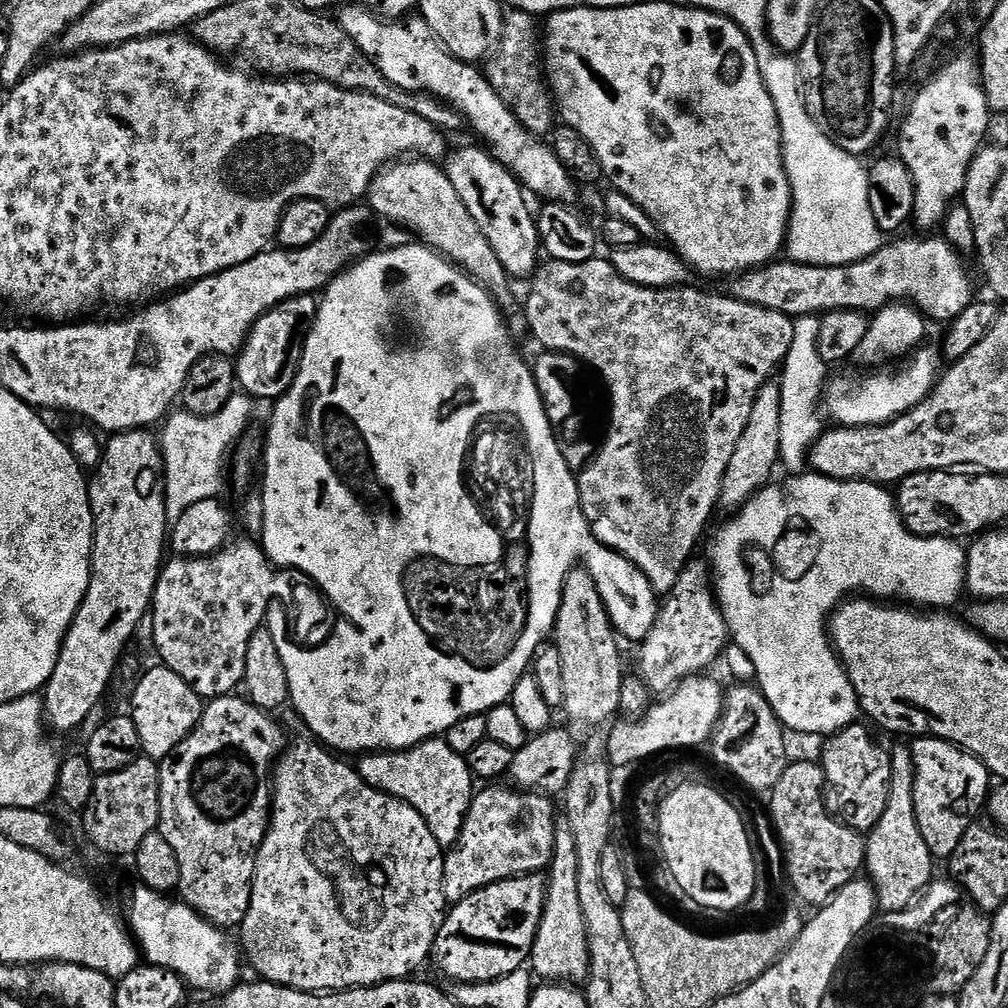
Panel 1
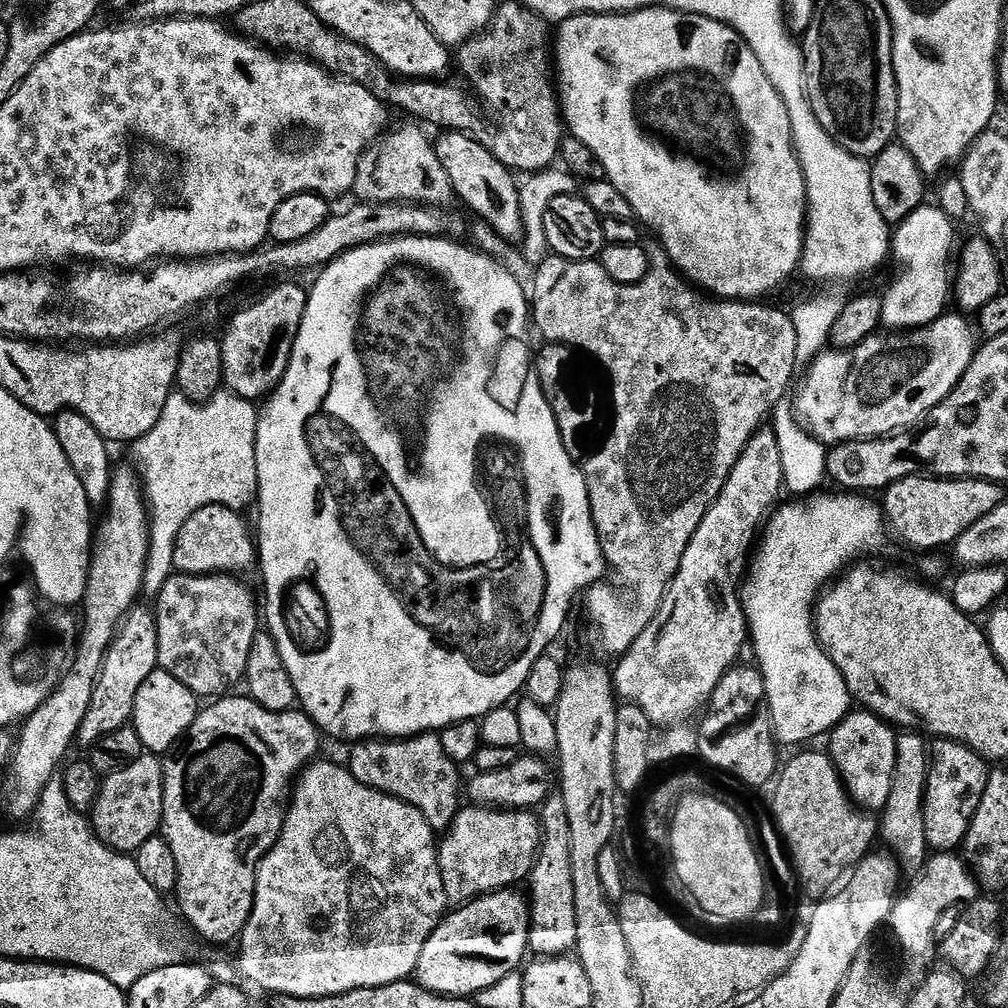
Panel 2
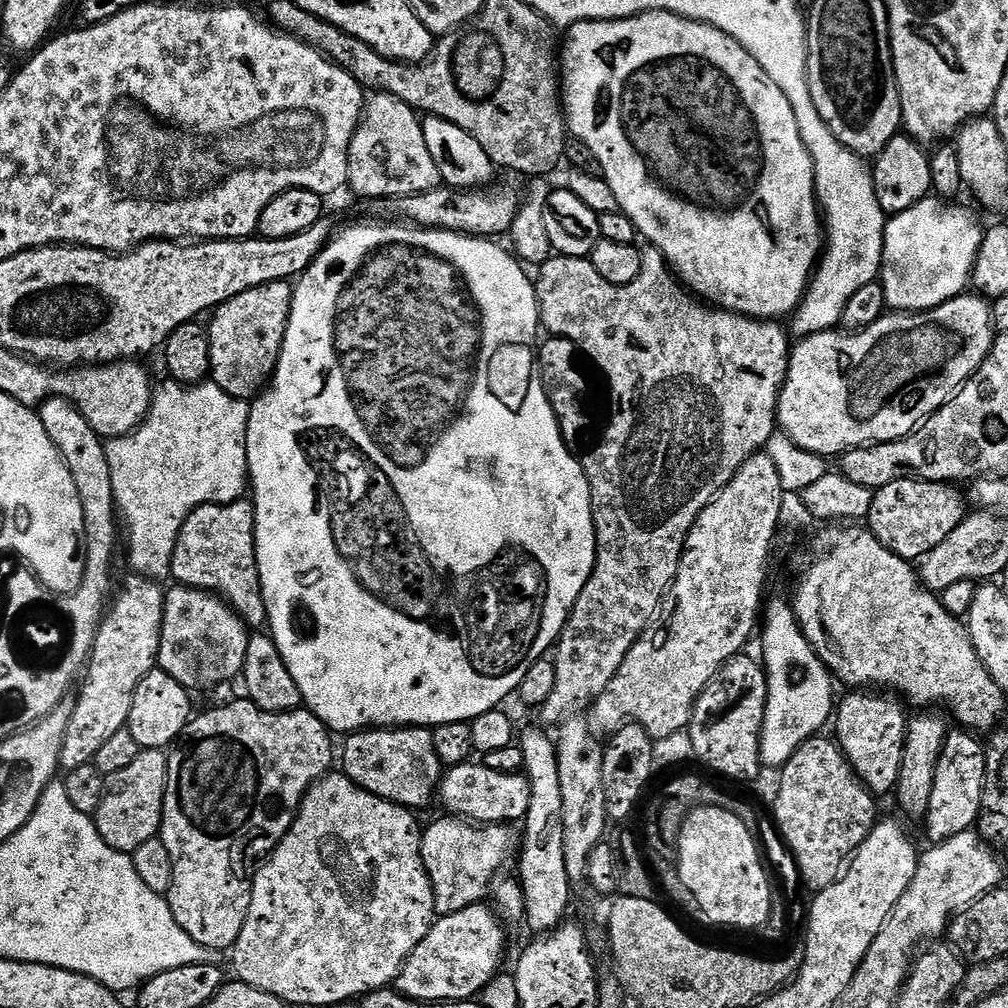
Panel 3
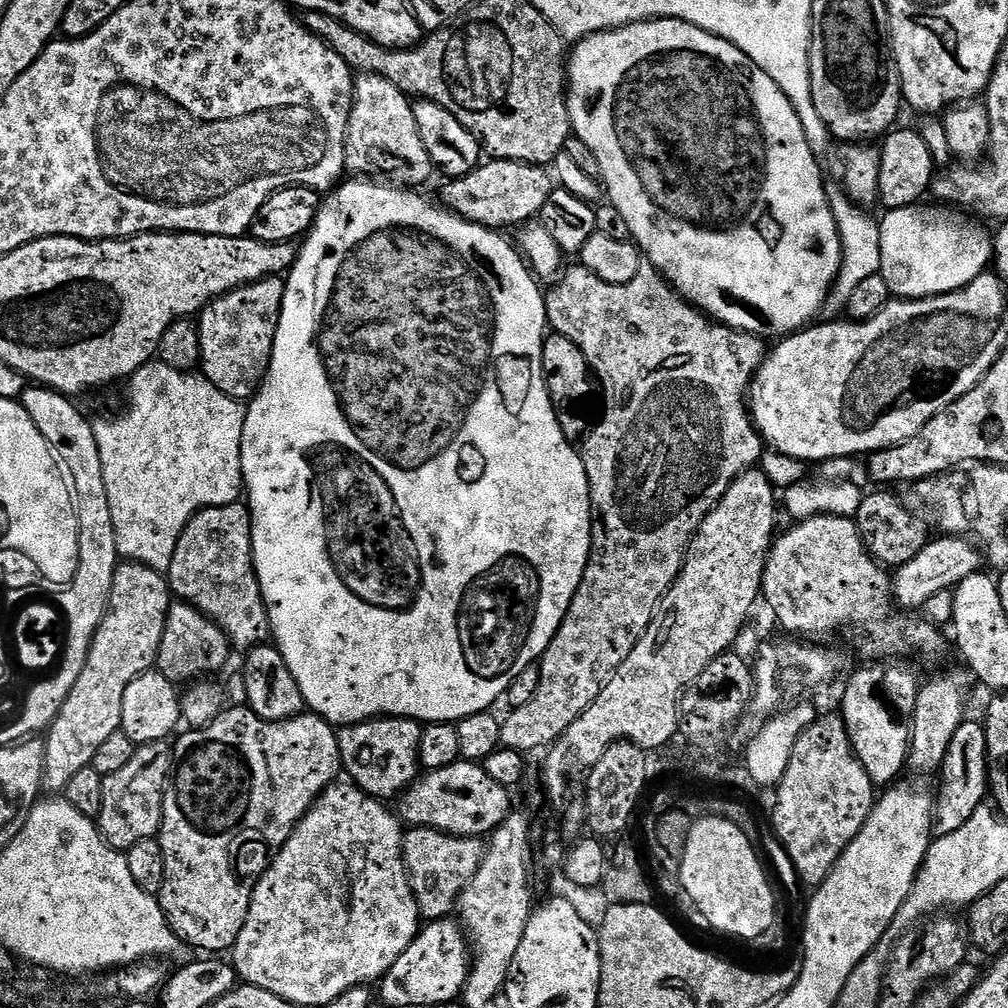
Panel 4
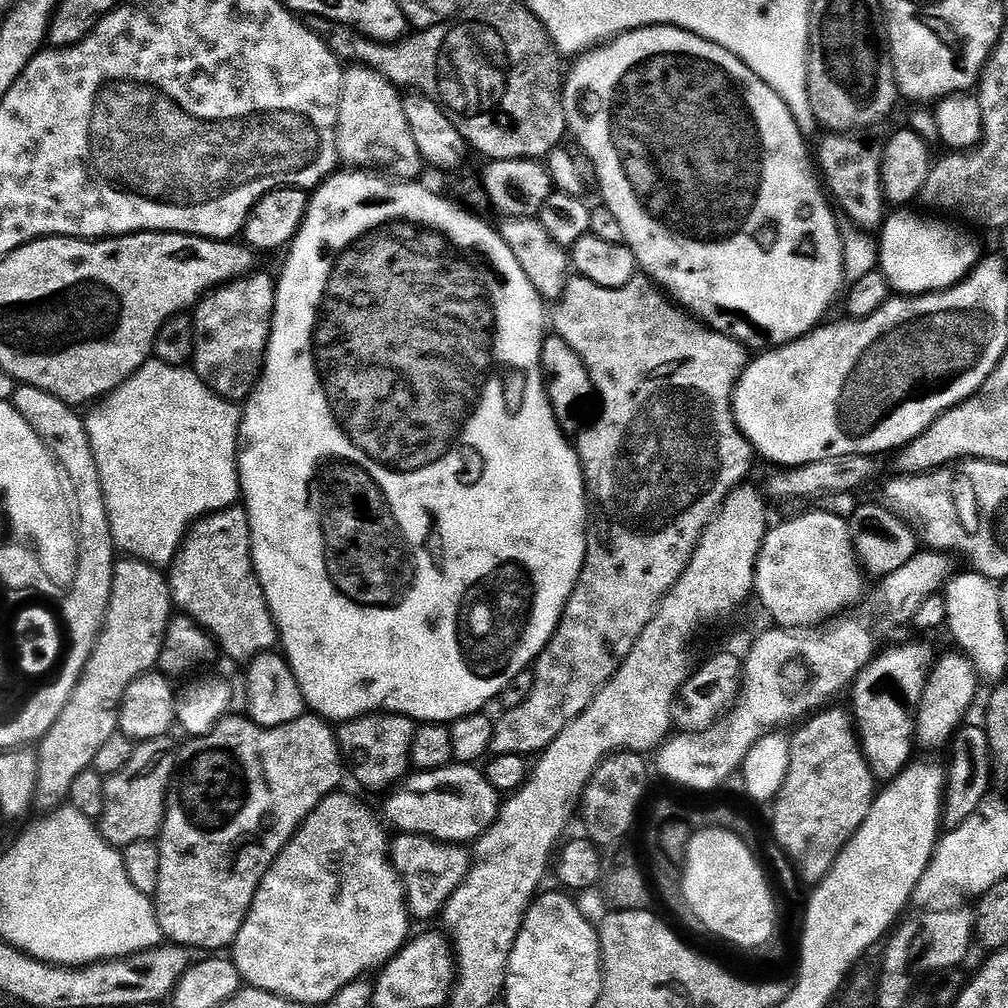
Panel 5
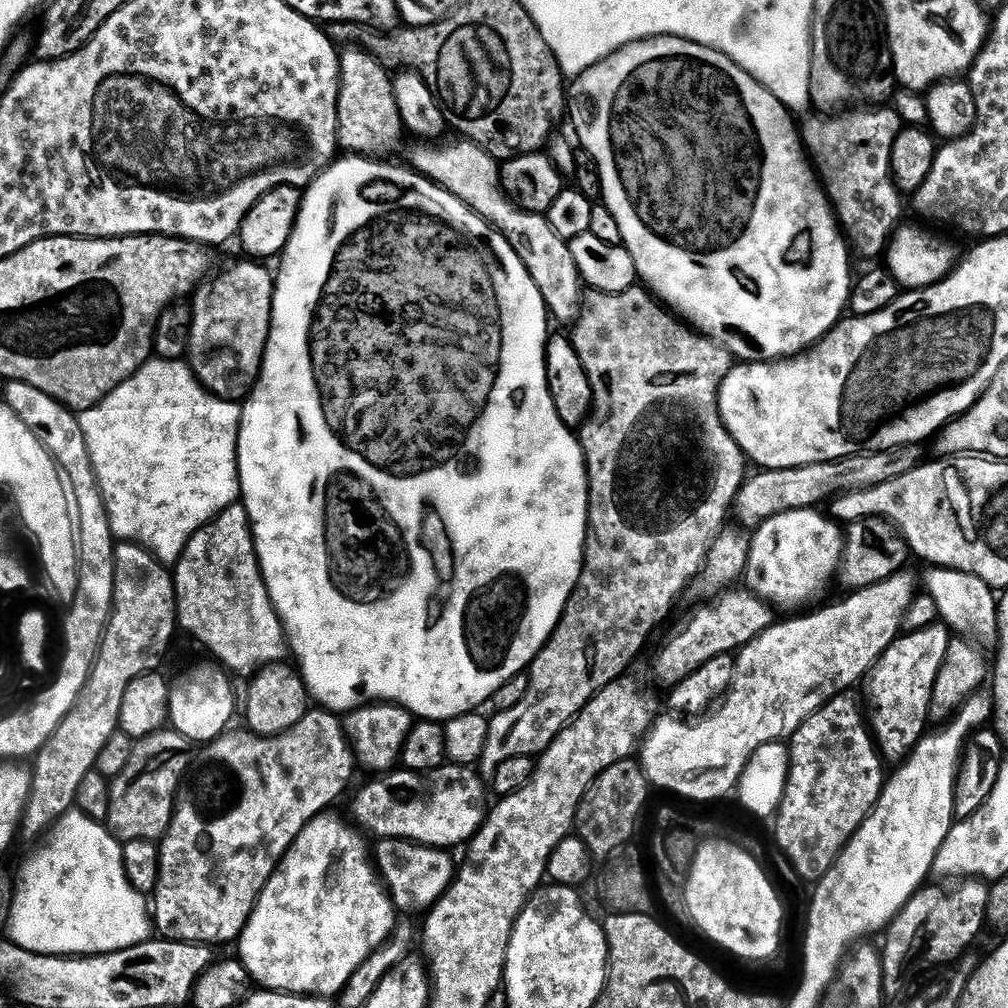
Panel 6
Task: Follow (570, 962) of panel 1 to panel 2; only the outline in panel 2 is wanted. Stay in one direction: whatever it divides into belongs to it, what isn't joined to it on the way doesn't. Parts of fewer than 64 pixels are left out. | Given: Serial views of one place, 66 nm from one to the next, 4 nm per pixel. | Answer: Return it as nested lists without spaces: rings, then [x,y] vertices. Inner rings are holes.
[[[558,794],[549,795],[539,809],[538,819],[542,833],[540,850],[536,853],[536,862],[527,881],[532,891],[528,913],[528,946],[540,958],[563,956],[571,953],[576,946],[574,886],[570,878],[570,828],[563,798]]]

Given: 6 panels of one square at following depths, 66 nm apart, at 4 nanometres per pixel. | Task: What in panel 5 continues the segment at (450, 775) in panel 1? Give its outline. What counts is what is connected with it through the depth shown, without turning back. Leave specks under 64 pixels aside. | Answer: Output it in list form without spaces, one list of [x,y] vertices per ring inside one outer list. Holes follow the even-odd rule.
[[[371,712],[356,720],[341,723],[338,728],[340,751],[344,753],[350,772],[364,788],[388,790],[405,779],[410,772],[410,746],[414,742],[417,721],[397,712]]]

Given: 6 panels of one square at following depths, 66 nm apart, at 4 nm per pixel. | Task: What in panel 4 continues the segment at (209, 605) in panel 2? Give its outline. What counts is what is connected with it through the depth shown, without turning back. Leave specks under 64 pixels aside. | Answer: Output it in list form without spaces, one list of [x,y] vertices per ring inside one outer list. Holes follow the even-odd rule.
[[[173,602],[168,607],[166,630],[162,634],[162,646],[156,655],[155,667],[167,680],[196,682],[226,667],[228,655],[233,655],[233,652],[232,645],[228,643],[228,635],[213,620],[203,616],[193,604]]]

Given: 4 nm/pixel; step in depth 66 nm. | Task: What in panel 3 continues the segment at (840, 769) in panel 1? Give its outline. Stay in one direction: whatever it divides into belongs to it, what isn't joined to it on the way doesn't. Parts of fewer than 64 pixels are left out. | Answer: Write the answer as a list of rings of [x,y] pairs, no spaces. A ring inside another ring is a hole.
[[[852,690],[847,694],[849,696],[841,704],[839,701],[834,712],[834,739],[864,787],[873,796],[883,798],[887,792],[888,795],[895,793],[900,777],[904,735],[909,721],[909,717],[904,716],[905,705],[891,695],[877,694],[872,690]]]

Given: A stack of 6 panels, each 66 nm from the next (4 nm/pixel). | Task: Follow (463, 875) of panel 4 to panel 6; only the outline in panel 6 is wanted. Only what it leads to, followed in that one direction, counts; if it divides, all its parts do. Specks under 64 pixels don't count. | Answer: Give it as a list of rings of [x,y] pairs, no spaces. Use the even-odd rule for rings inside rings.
[[[381,839],[379,843],[374,848],[374,868],[382,877],[393,905],[401,913],[416,912],[419,908],[431,909],[436,901],[444,897],[445,890],[454,879],[454,864],[452,868],[452,860],[448,857],[451,855],[445,849],[427,848],[411,840]]]

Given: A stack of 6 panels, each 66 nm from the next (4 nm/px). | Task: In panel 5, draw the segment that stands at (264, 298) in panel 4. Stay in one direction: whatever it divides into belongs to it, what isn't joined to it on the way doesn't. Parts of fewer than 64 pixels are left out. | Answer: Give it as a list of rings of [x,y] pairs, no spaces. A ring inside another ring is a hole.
[[[260,271],[220,285],[207,293],[194,309],[196,349],[190,364],[207,388],[223,400],[247,401],[264,370],[268,340],[272,337],[272,316],[276,312],[277,281]]]

